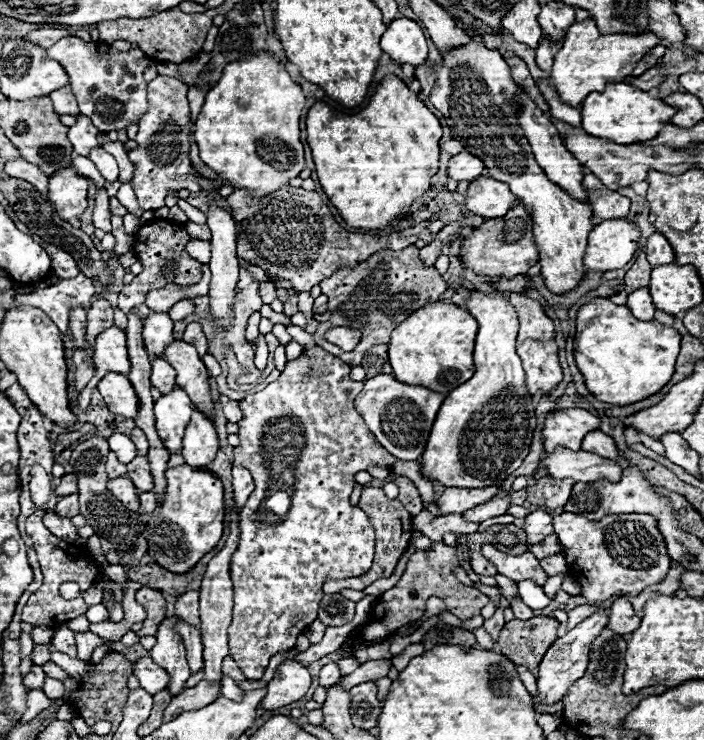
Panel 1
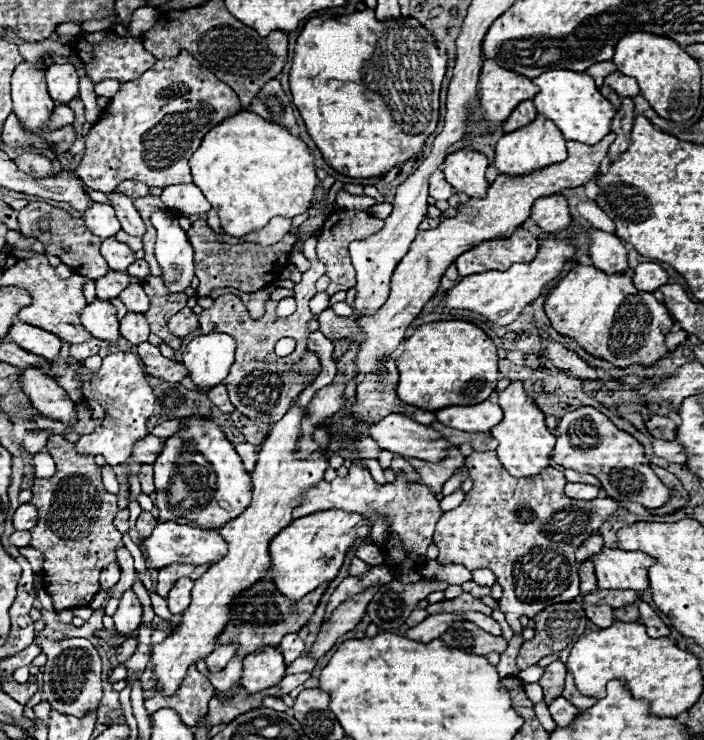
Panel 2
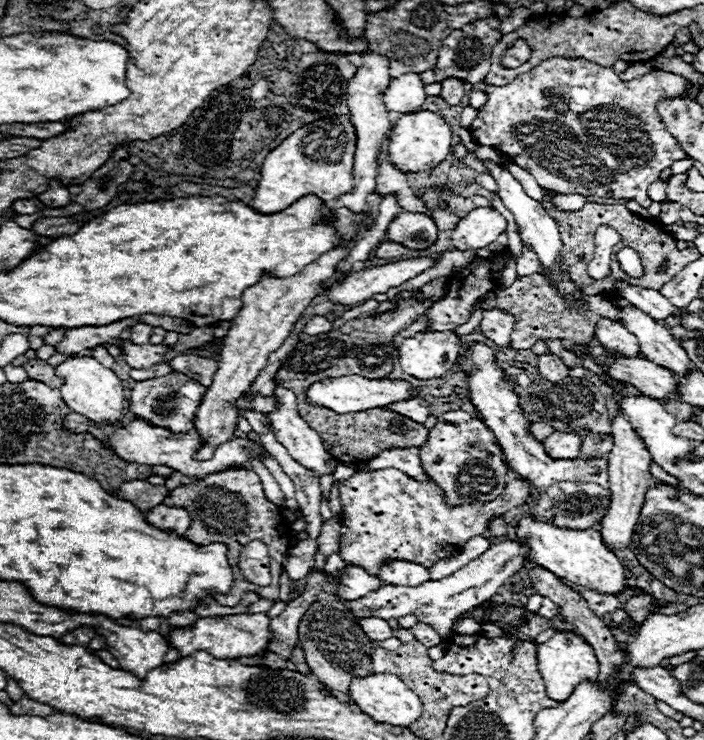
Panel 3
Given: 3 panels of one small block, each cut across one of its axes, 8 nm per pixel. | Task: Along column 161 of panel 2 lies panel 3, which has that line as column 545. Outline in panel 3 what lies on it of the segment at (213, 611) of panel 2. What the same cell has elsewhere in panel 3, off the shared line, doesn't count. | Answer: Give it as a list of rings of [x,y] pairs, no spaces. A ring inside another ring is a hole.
[[[556,632],[554,638],[544,644],[538,644],[538,670],[542,674],[546,694],[558,702],[564,702],[576,690],[578,684],[598,680],[598,660],[590,644],[586,644],[574,632]]]

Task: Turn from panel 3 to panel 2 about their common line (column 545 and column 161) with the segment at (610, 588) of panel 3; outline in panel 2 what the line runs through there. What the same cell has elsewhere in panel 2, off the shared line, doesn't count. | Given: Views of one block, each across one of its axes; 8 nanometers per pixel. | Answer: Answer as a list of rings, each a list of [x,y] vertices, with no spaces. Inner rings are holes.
[[[158,522],[152,536],[144,540],[144,552],[148,558],[150,568],[162,568],[172,562],[194,562],[194,564],[214,564],[222,554],[226,554],[228,546],[218,530],[196,528],[190,524],[176,524],[176,522]]]

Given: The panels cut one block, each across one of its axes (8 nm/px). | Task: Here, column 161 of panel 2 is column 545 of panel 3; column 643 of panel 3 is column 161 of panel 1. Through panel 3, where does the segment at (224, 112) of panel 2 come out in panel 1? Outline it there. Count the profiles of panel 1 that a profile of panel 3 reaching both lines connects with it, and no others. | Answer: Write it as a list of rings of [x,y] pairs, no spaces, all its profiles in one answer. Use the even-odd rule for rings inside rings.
[[[156,76],[152,82],[148,82],[148,110],[138,122],[140,130],[134,138],[138,146],[134,150],[126,150],[136,168],[132,186],[142,210],[156,210],[164,206],[168,190],[190,190],[196,194],[202,192],[202,178],[194,174],[190,162],[192,118],[186,94],[188,86],[170,76]]]

